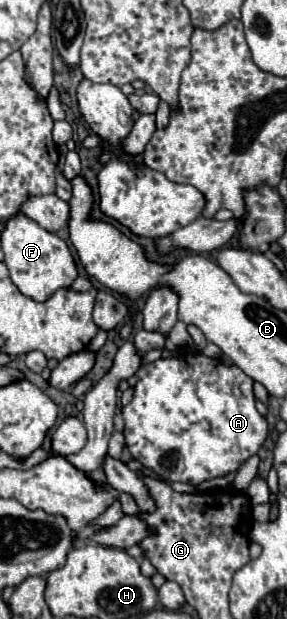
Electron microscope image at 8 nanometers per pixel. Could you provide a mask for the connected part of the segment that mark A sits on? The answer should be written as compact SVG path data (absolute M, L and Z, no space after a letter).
M189 351L143 365L137 371L133 399L123 407L123 435L131 457L169 483L183 481L189 485L199 485L201 481L237 471L251 455L261 449L269 435L267 421L255 407L253 383L255 381L245 375L231 359L207 357L201 351Z

